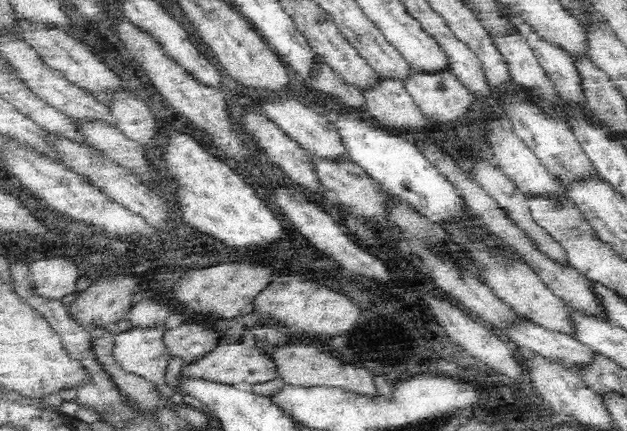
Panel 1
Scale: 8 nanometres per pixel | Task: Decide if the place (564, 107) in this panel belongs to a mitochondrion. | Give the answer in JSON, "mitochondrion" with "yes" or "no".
{"mitochondrion":"no"}

